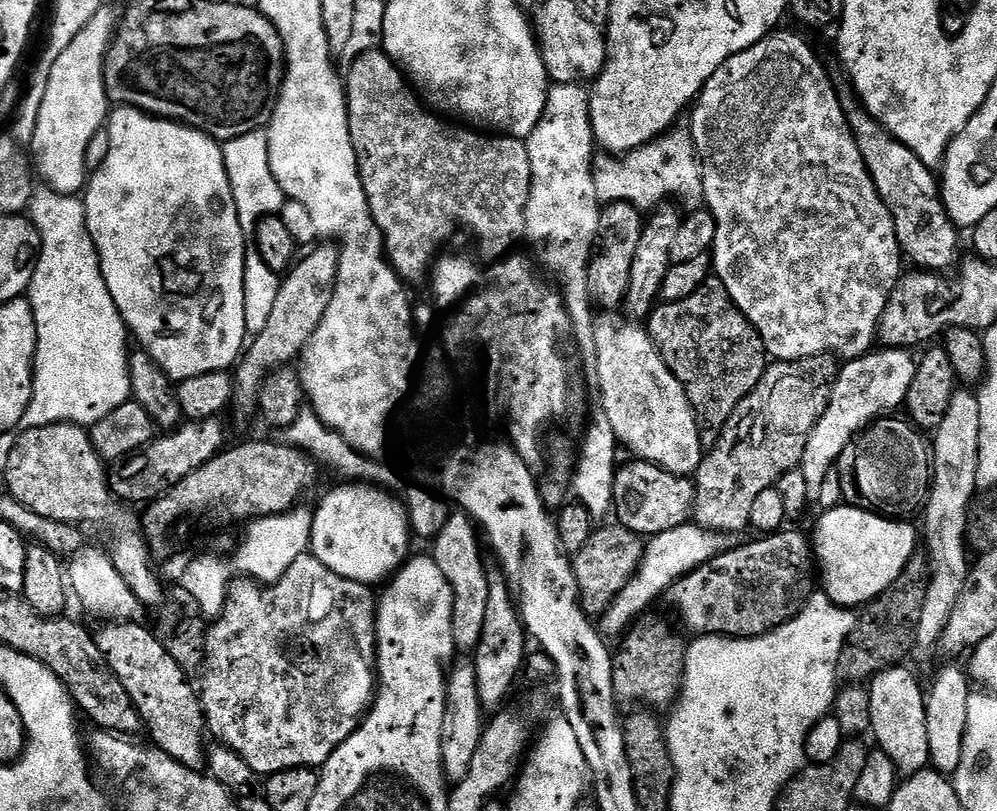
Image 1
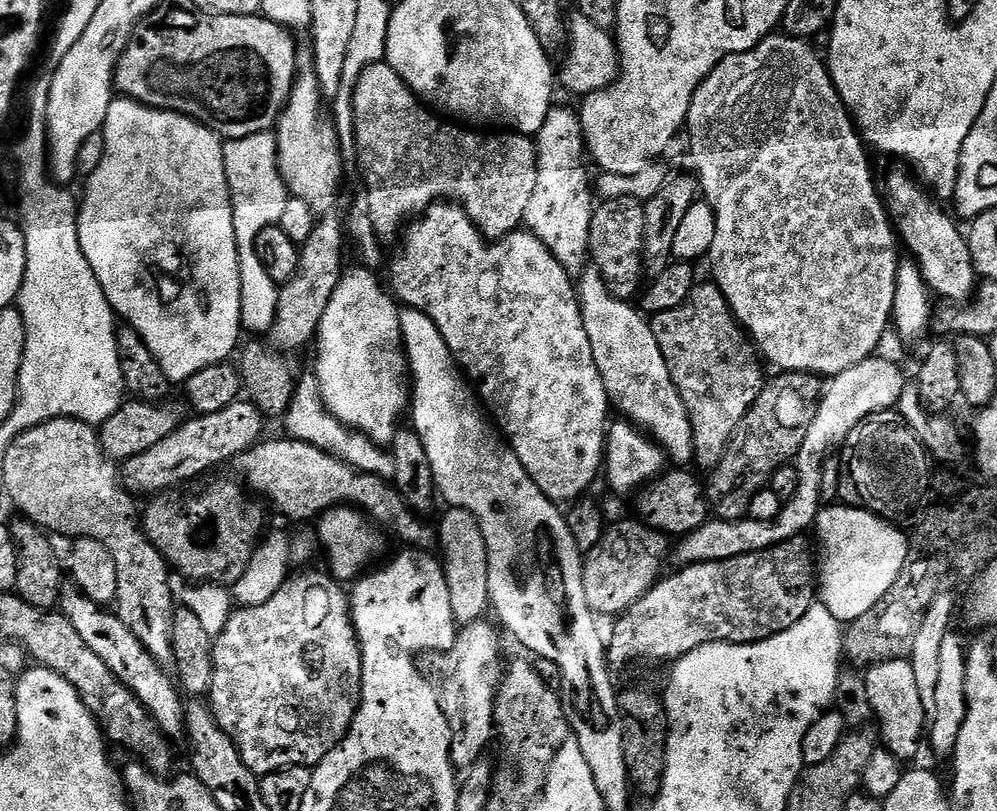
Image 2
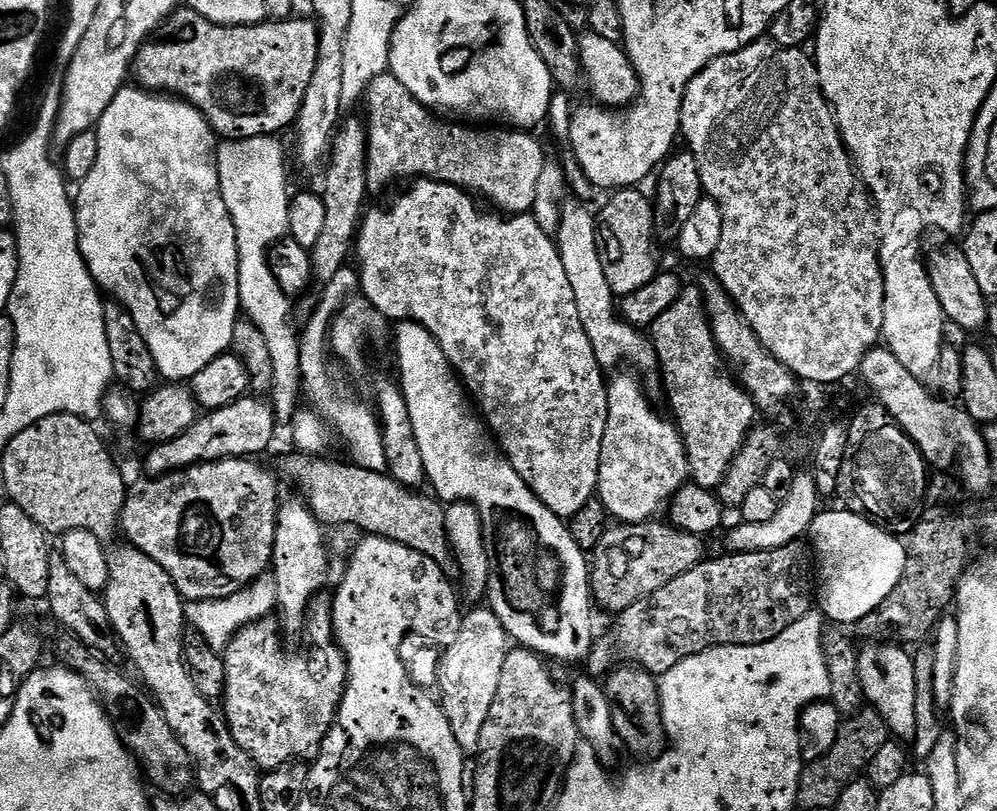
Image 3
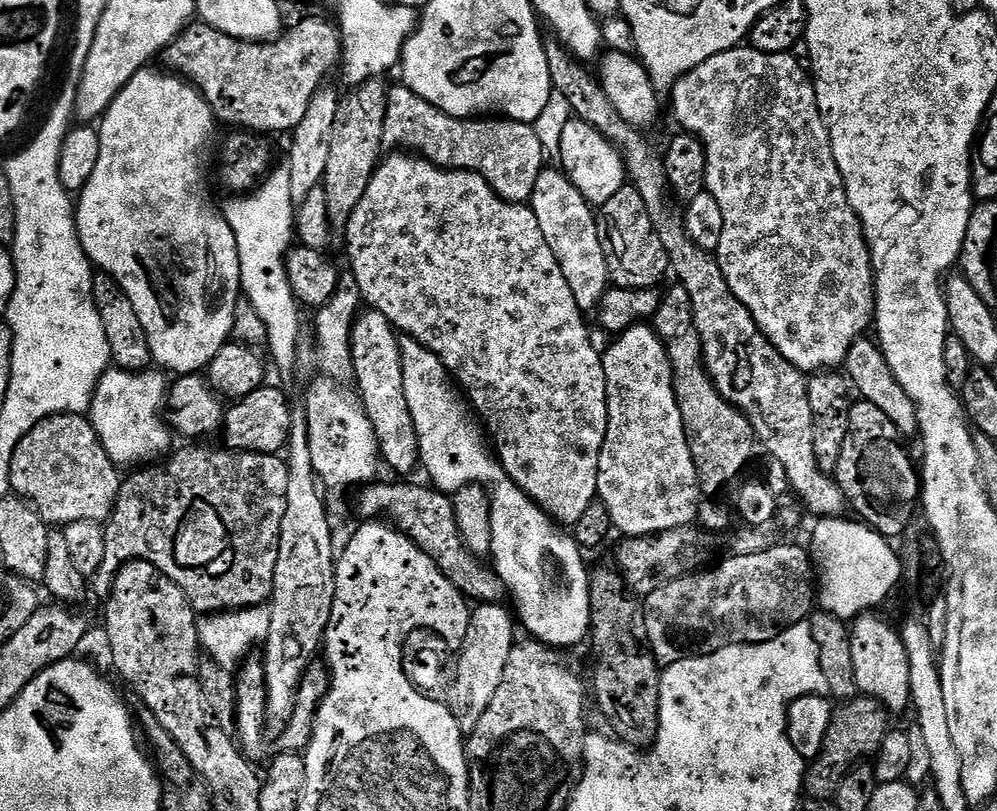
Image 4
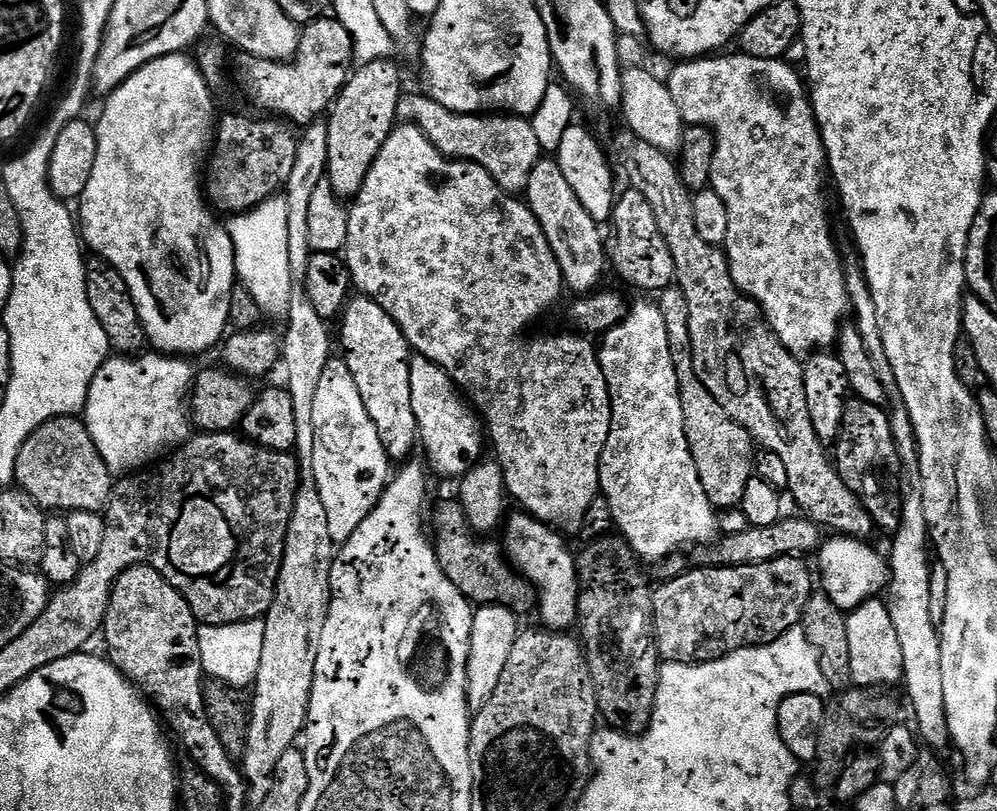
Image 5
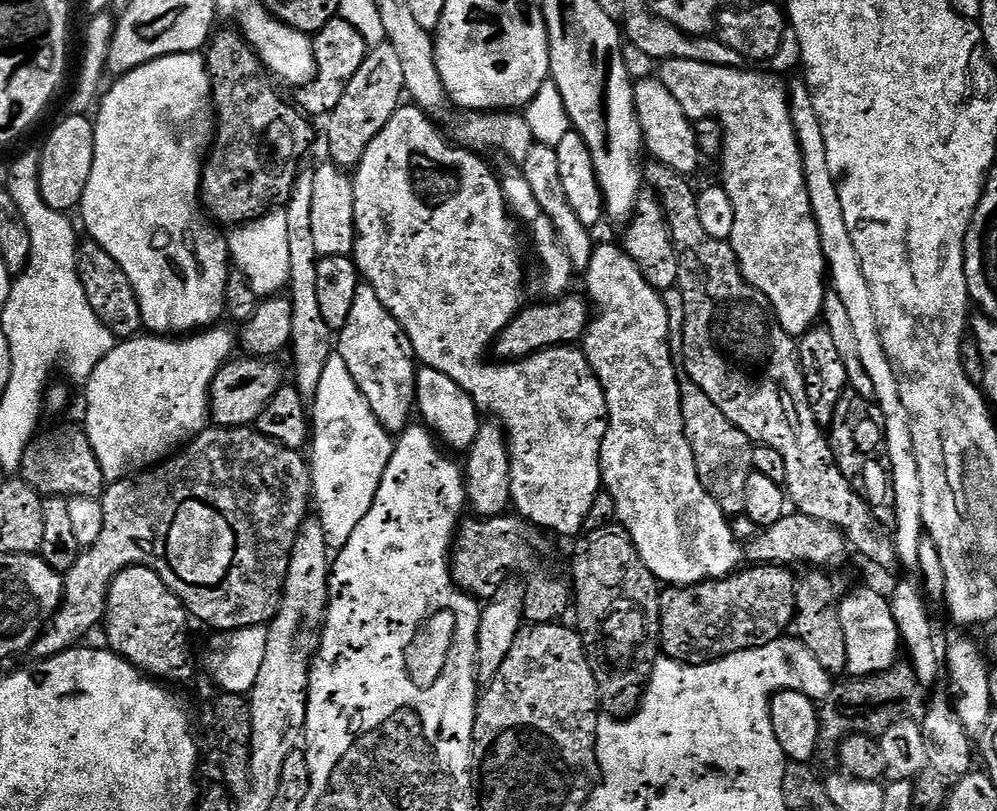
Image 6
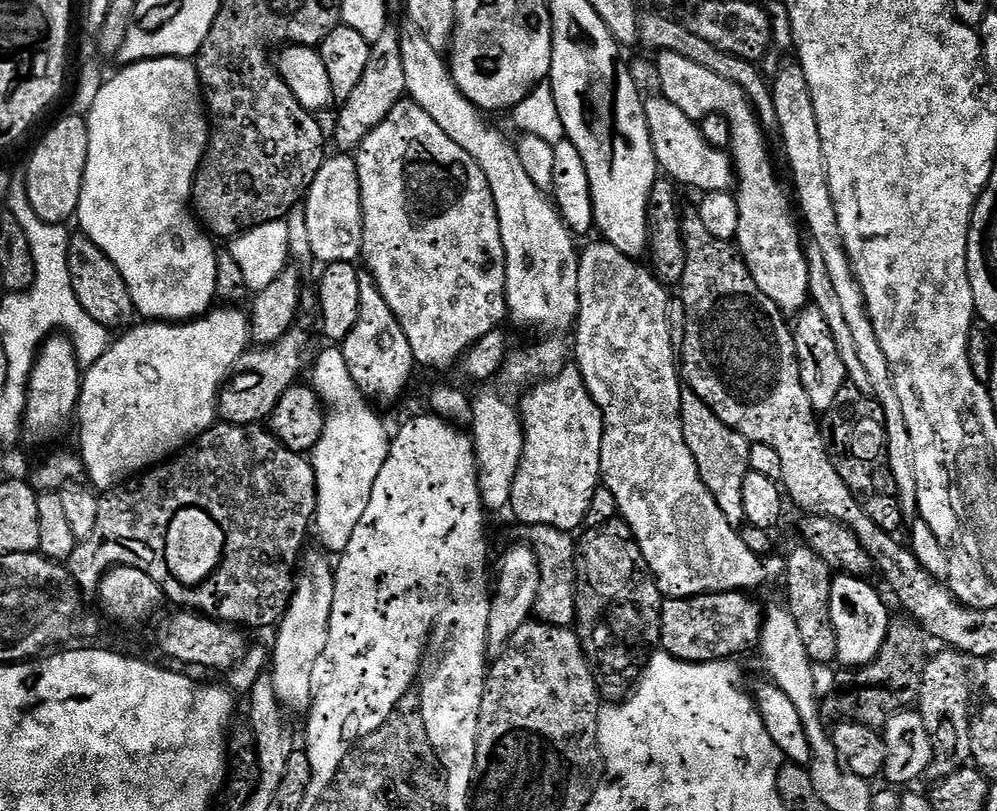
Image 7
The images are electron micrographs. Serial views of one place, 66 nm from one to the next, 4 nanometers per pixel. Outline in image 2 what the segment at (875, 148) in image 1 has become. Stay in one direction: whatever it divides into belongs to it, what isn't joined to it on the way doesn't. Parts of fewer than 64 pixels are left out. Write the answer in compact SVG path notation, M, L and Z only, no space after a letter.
M911 171L908 172L892 172L885 180L882 180L882 192L886 197L886 207L891 223L898 233L903 247L904 244L908 247L908 252L912 255L909 257L920 267L920 273L925 284L928 285L929 293L935 294L937 297L940 295L944 302L951 302L956 306L963 305L973 299L978 288L976 267L972 265L970 258L967 235L962 231L962 228L960 232L959 226L955 224L957 221L951 215L948 217L940 209L943 208L941 201L935 199L931 191Z

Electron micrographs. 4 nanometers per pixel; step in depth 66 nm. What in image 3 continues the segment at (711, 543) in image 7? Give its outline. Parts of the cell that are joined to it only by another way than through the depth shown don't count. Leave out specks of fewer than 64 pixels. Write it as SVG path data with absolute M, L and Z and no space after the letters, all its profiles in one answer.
M628 372L607 381L608 421L606 434L602 434L596 496L606 506L609 517L619 523L643 524L669 507L676 491L689 483L690 473L679 428L667 415L659 416L652 409L647 394Z

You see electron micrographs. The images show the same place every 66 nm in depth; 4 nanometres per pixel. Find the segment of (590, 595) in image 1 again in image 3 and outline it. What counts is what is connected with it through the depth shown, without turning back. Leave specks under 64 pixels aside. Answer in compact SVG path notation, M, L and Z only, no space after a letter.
M645 522L643 524L613 523L602 534L602 542L590 553L590 583L592 585L592 598L597 605L600 604L611 614L625 612L642 598L654 594L654 590L662 590L666 582L674 582L678 574L686 574L694 566L703 564L706 559L704 553L705 541L699 536L683 532L681 528L673 528L671 523L656 524L660 522Z

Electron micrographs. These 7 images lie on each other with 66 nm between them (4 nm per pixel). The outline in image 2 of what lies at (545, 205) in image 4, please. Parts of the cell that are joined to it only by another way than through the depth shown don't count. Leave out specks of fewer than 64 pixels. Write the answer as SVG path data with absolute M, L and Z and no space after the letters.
M585 267L579 276L582 322L586 326L586 338L590 338L590 350L594 350L594 362L598 366L598 374L602 374L611 407L615 411L617 408L625 421L655 440L664 449L665 457L676 463L673 465L691 465L694 460L694 434L690 418L670 378L670 370L666 370L666 358L662 358L662 350L658 350L658 338L654 338L651 323L635 307L632 309L629 301L620 300L606 290L606 282L602 282L596 267Z

